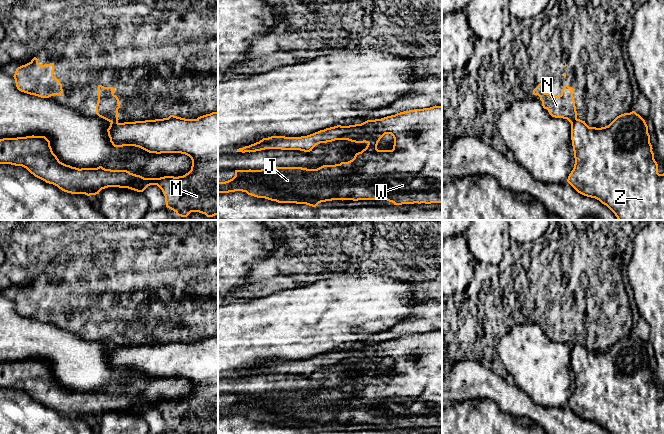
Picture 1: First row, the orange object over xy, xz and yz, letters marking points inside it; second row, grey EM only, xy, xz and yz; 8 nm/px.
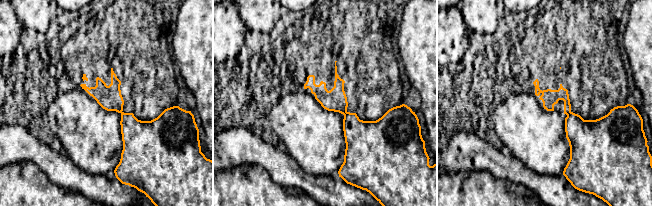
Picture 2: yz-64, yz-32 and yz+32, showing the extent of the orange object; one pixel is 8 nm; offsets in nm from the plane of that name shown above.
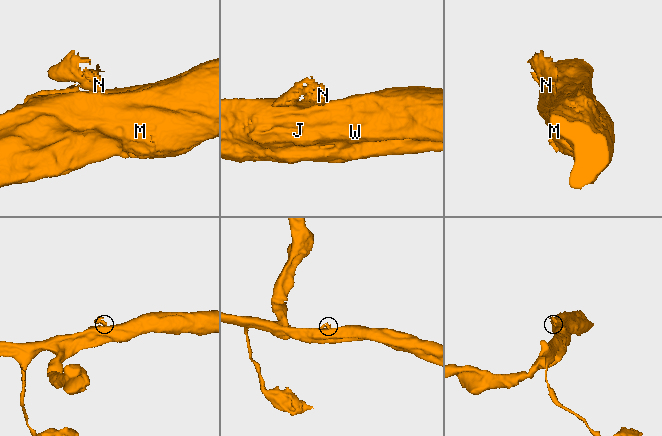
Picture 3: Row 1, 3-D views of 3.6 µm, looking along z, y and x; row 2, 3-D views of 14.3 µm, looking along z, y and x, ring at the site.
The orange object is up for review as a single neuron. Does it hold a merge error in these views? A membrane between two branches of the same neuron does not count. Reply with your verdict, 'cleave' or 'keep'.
cleave

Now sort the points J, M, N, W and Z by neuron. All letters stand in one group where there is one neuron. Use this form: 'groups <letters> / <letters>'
groups J M W Z / N

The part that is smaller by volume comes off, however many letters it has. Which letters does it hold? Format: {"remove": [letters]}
{"remove": ["N"]}

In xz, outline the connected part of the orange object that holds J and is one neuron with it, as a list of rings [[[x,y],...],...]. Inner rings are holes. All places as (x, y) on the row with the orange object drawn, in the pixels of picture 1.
[[[442,106],[404,111],[361,124],[337,125],[307,136],[271,136],[239,148],[236,152],[250,153],[265,149],[310,152],[320,143],[335,140],[365,142],[367,146],[348,162],[323,165],[317,169],[273,167],[235,170],[232,179],[218,182],[218,193],[242,191],[278,203],[306,204],[312,207],[332,200],[387,200],[394,205],[442,203]],[[385,134],[391,134],[394,138],[392,150],[377,149],[378,142]]]

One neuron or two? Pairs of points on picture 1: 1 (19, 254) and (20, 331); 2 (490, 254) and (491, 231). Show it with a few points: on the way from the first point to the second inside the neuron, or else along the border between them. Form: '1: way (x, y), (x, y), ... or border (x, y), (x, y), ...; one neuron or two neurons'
1: border (12, 300), (15, 310), (19, 314), (43, 321); two neurons
2: way (490, 248), (490, 237); one neuron

